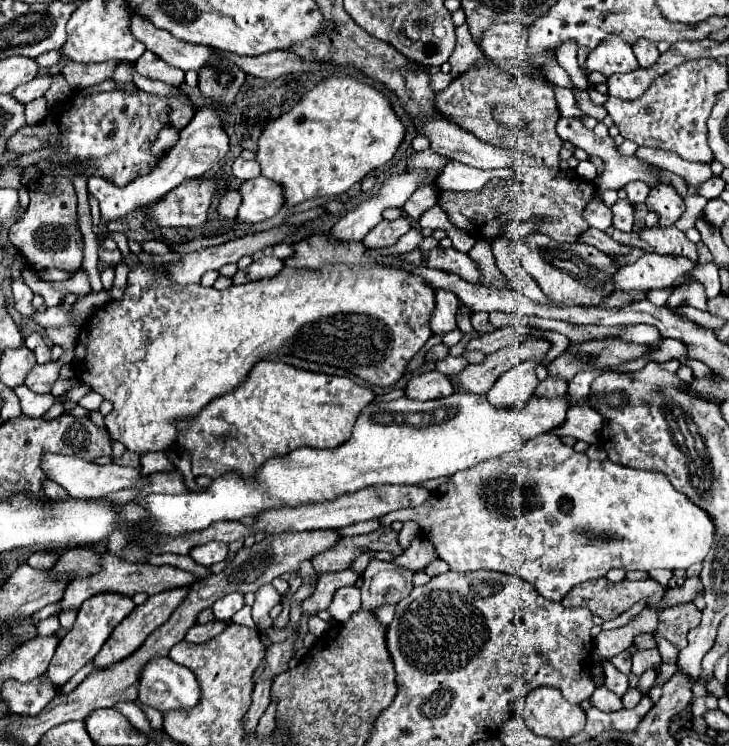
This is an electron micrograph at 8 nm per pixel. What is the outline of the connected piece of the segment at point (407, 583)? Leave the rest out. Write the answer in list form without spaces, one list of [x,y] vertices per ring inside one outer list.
[[[371,561],[363,573],[361,609],[377,611],[383,605],[397,605],[413,591],[411,579],[413,571],[387,561]]]

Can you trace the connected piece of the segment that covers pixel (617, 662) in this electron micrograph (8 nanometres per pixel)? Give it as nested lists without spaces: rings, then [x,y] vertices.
[[[628,650],[623,651],[619,655],[611,659],[612,664],[622,673],[629,675],[631,672],[631,658],[632,655]]]

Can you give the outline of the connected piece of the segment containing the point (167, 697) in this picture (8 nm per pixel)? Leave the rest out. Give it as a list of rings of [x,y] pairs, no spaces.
[[[157,657],[141,669],[139,701],[149,707],[163,713],[169,709],[191,709],[191,705],[197,705],[199,695],[195,675],[169,657]]]

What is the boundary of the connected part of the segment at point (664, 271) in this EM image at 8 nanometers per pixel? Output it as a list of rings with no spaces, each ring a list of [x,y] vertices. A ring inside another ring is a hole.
[[[647,253],[641,261],[619,269],[613,275],[615,291],[649,291],[671,287],[679,277],[691,273],[699,263],[687,257]]]

